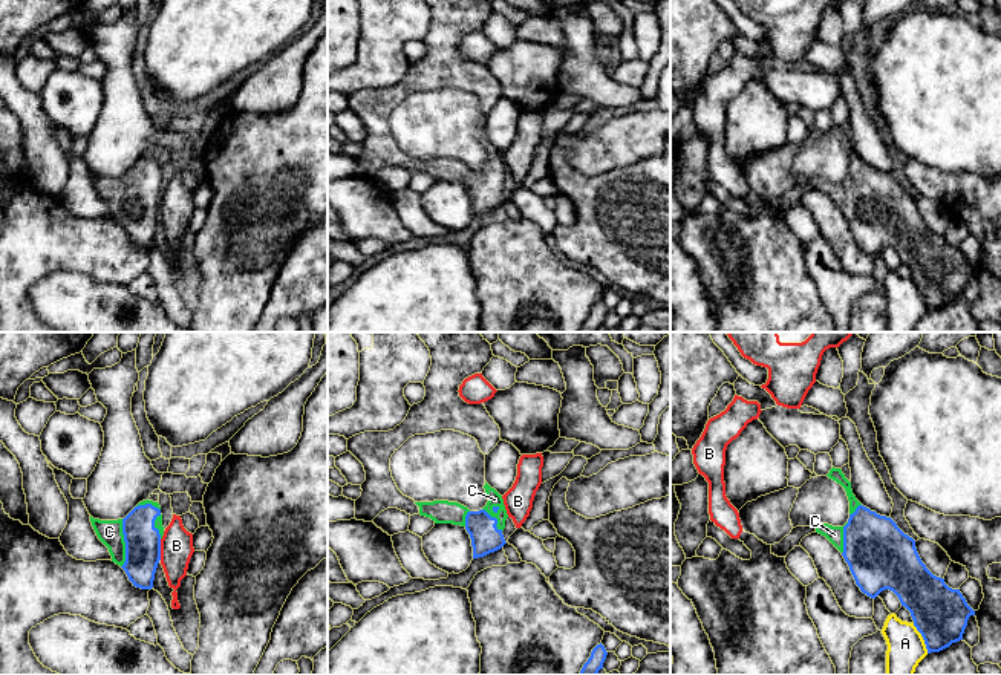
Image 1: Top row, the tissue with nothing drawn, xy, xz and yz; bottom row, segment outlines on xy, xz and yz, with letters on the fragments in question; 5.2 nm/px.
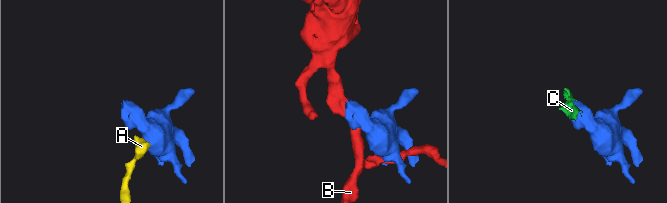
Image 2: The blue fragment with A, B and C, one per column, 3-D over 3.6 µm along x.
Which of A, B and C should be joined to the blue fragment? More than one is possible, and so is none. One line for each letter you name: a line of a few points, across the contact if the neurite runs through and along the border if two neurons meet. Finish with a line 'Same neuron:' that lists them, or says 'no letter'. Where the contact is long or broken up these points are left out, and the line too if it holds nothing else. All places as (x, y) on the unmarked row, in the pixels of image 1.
C: Line: xy (143, 198), (126, 201), (109, 189)
Same neuron: C

